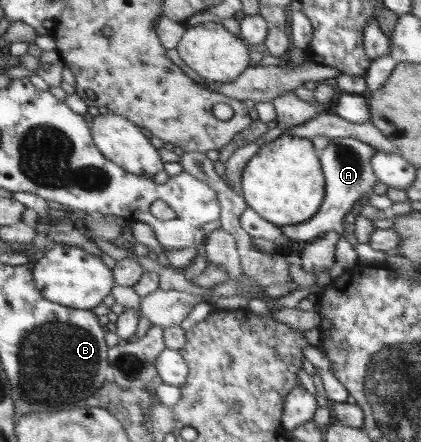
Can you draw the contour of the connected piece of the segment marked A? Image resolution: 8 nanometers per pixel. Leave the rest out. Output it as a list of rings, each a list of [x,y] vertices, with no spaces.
[[[345,137],[330,139],[329,145],[323,150],[319,157],[325,174],[325,200],[313,218],[305,220],[304,223],[282,226],[281,234],[290,243],[297,242],[302,245],[304,241],[311,242],[326,232],[335,231],[338,235],[345,236],[350,244],[355,245],[359,243],[355,234],[346,232],[342,222],[344,218],[351,218],[364,200],[374,194],[373,186],[377,184],[378,178],[371,166],[371,156],[375,149],[356,138]]]

